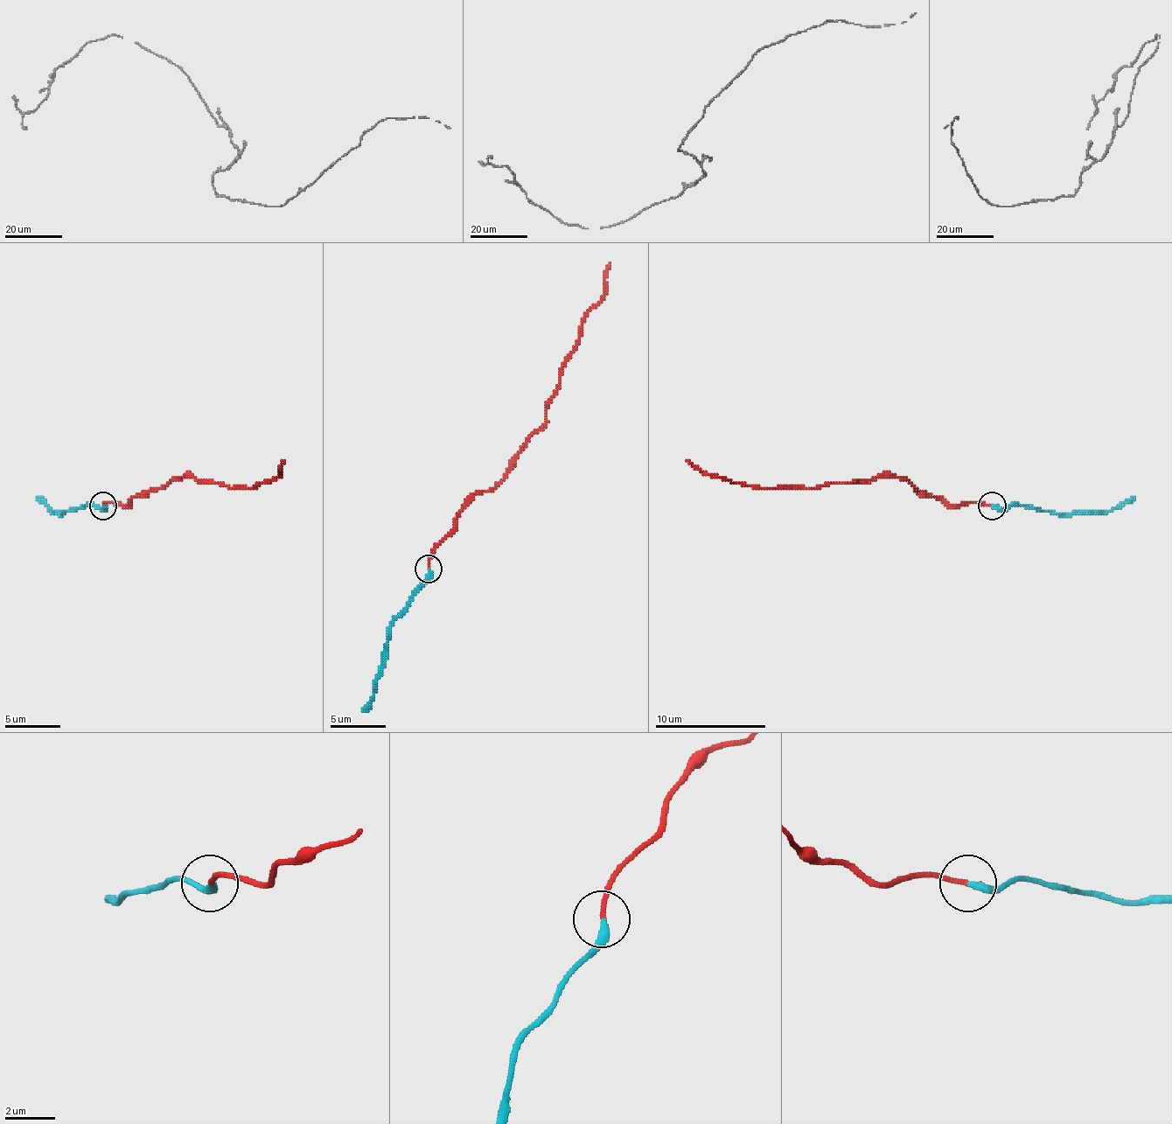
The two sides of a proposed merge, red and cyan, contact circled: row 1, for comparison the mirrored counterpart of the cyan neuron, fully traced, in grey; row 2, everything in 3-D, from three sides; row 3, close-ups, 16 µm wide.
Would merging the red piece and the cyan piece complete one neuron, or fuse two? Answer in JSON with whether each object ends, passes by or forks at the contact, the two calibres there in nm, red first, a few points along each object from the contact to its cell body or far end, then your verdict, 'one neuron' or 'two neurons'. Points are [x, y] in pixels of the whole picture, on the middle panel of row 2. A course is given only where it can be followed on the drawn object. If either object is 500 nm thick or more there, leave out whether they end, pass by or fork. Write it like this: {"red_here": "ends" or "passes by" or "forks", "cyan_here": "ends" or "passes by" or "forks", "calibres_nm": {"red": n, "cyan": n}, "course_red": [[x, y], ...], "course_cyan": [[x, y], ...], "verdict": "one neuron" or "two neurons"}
{"red_here": "ends", "cyan_here": "ends", "calibres_nm": {"red": 180, "cyan": 300}, "course_red": [[429, 569], [456, 513], [504, 478], [546, 422], [546, 402], [604, 294], [610, 263]], "course_cyan": [[429, 569], [426, 582], [390, 627], [381, 674], [373, 697], [362, 711]], "verdict": "one neuron"}

